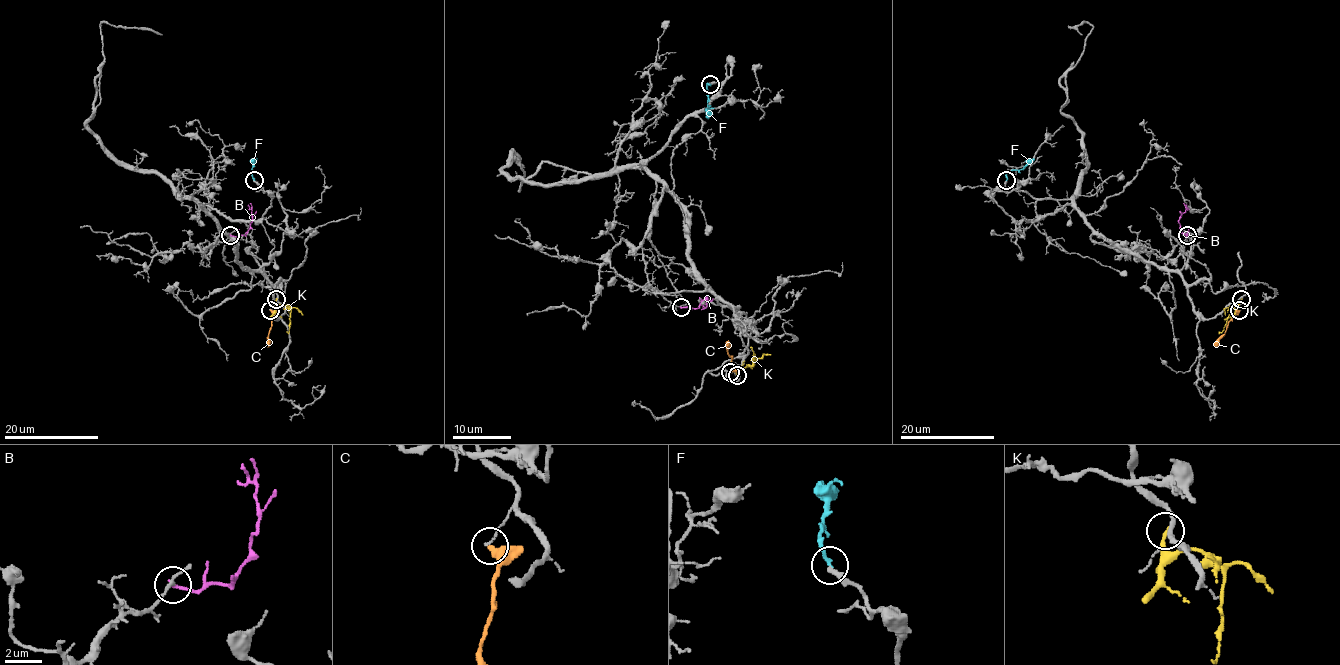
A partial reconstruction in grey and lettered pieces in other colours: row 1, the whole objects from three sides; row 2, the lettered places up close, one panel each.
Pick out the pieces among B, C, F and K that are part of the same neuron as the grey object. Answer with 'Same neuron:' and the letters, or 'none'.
Same neuron: F

